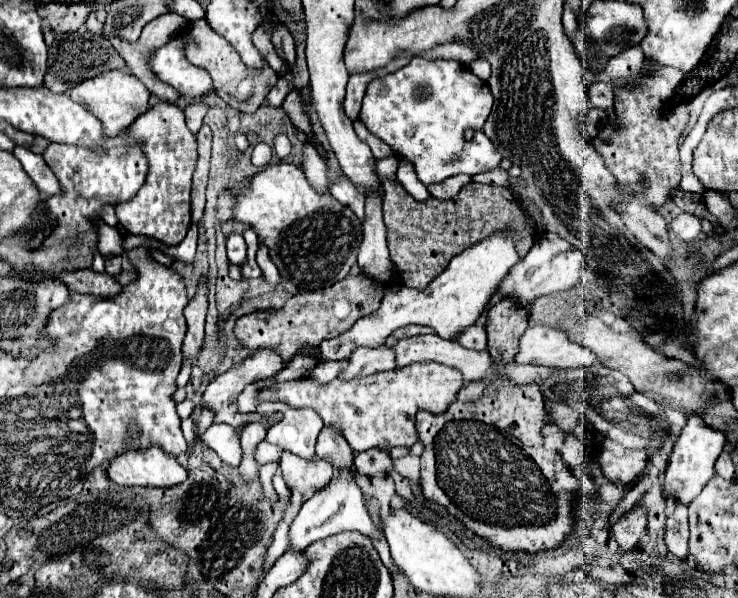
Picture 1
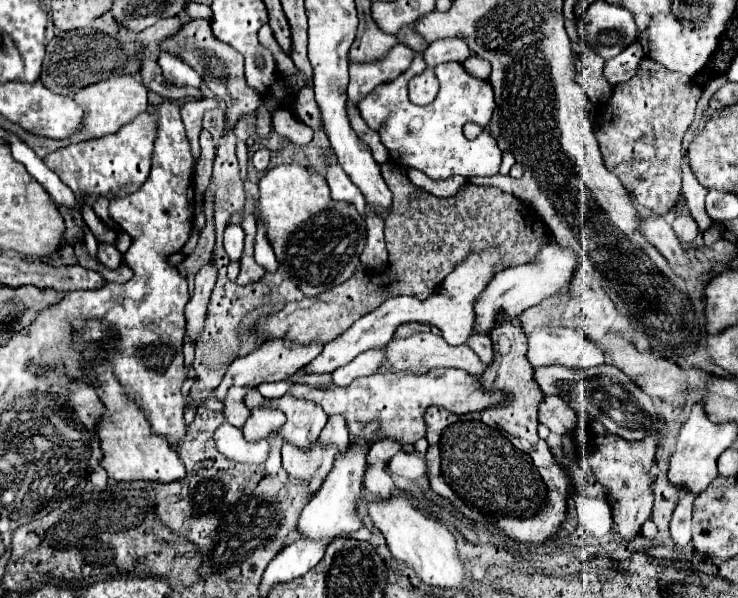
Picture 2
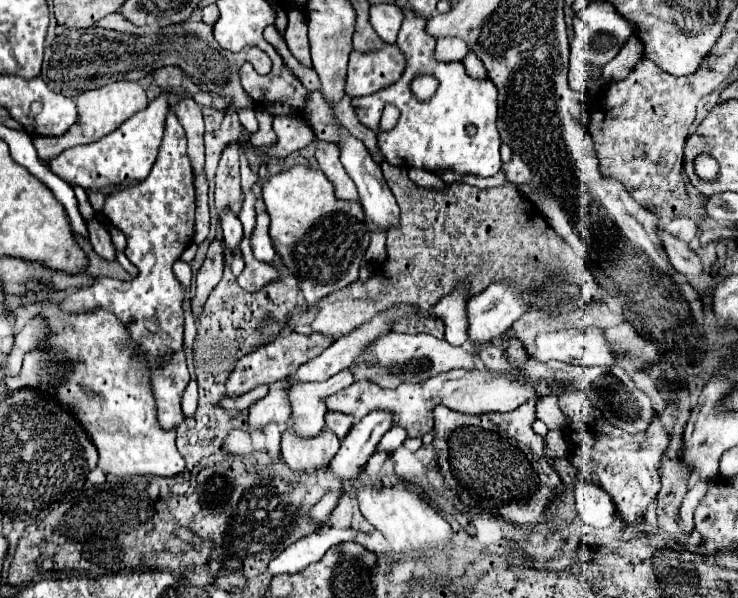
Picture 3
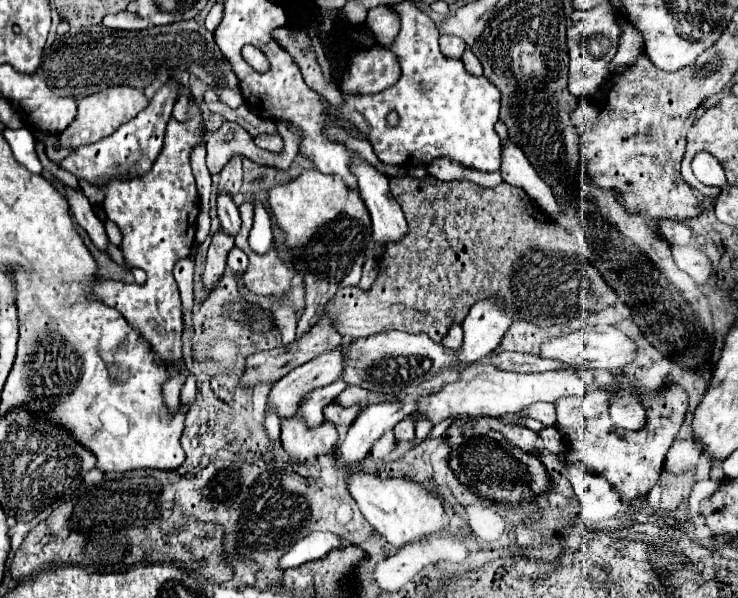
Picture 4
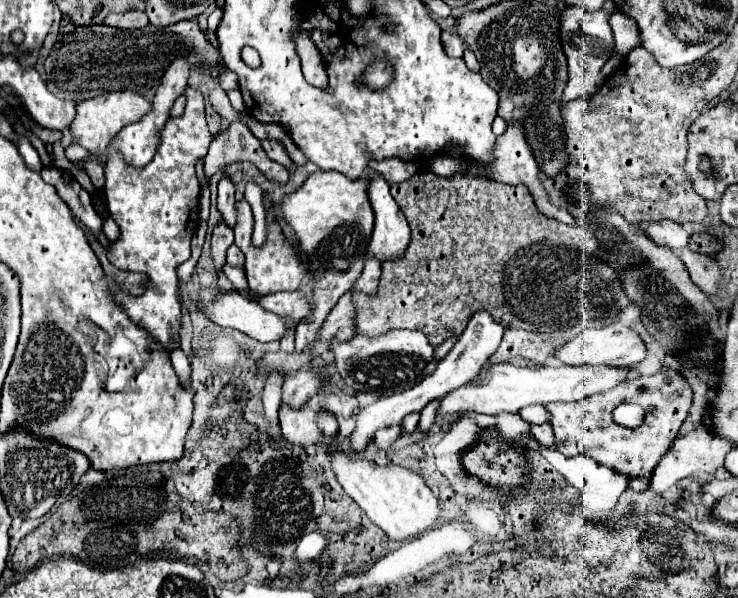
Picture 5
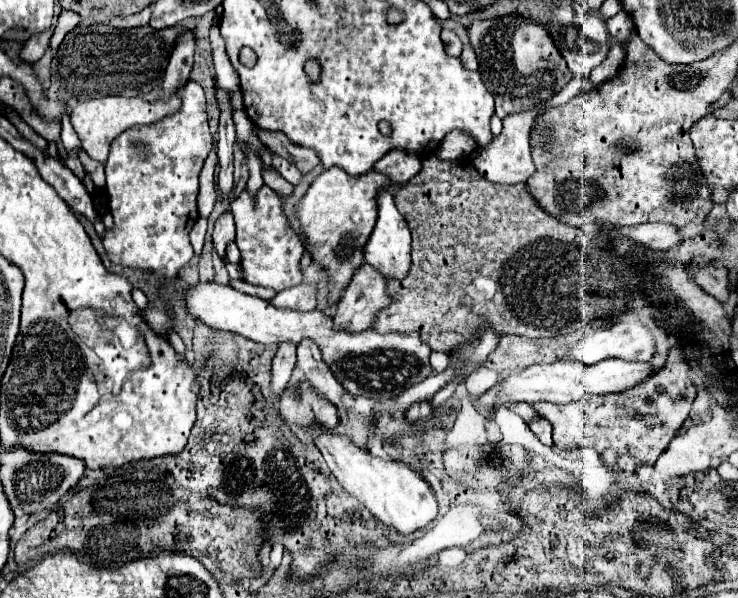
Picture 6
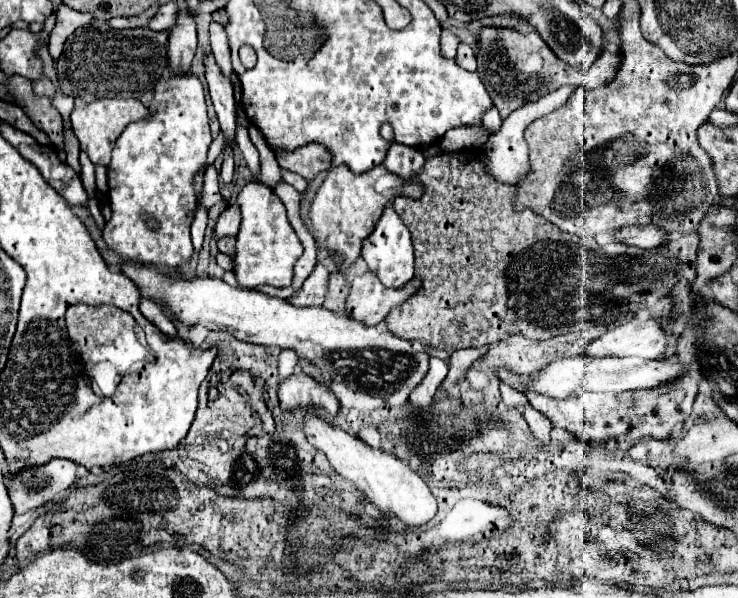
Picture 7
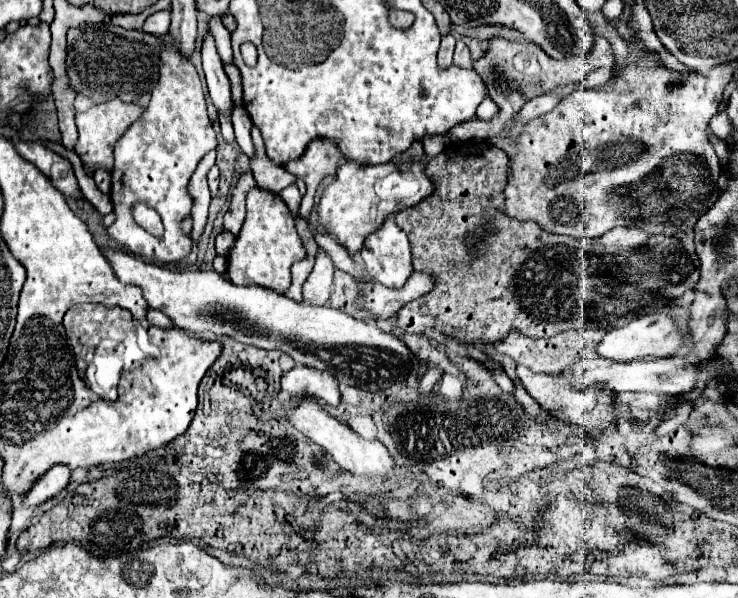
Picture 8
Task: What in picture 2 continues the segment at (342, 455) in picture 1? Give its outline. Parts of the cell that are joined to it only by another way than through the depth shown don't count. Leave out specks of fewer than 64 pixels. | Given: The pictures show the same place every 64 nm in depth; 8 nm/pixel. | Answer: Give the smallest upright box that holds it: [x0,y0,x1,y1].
[320,416,350,454]

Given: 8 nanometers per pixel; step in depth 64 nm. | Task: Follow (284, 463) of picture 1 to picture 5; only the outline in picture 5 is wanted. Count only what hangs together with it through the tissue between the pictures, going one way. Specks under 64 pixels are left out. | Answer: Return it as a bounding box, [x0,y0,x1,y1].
[280,404,338,448]

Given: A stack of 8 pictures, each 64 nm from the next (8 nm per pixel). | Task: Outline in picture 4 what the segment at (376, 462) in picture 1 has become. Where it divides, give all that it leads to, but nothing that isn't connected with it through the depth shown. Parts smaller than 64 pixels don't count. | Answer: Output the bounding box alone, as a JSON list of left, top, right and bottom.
[394,418,414,442]

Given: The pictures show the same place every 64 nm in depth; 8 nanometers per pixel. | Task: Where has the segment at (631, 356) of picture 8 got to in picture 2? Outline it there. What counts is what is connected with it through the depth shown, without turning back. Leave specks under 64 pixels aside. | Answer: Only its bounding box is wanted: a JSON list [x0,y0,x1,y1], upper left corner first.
[528,328,606,368]

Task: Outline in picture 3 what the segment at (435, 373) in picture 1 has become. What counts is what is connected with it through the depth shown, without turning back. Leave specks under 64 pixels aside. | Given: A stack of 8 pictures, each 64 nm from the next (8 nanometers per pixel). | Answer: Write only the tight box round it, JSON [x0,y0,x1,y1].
[326,370,556,438]

